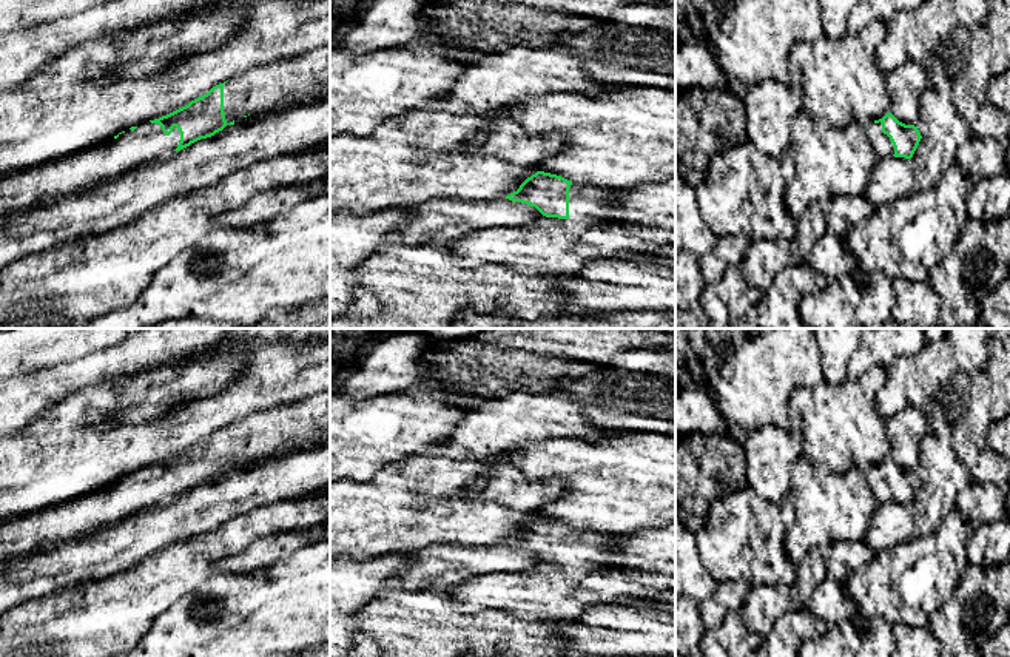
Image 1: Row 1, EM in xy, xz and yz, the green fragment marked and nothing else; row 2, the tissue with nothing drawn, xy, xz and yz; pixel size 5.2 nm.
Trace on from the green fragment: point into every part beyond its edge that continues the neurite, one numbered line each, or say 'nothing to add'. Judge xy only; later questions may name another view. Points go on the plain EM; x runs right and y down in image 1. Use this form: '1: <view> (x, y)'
1: xy (256, 437)
2: xy (85, 515)

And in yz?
1: yz (881, 488)

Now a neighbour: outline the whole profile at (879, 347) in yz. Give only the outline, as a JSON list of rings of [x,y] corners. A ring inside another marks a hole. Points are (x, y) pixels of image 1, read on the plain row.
[[[864,328],[848,376],[859,378],[873,366],[888,369],[896,358],[917,355],[925,344],[922,328]]]

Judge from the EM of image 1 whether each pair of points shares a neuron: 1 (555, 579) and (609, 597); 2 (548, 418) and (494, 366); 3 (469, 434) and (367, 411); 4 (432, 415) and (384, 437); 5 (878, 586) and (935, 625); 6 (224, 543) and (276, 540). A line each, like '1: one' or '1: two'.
1: one
2: two
3: two
4: one
5: two
6: two

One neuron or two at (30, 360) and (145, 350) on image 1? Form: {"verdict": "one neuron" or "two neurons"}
{"verdict": "two neurons"}

